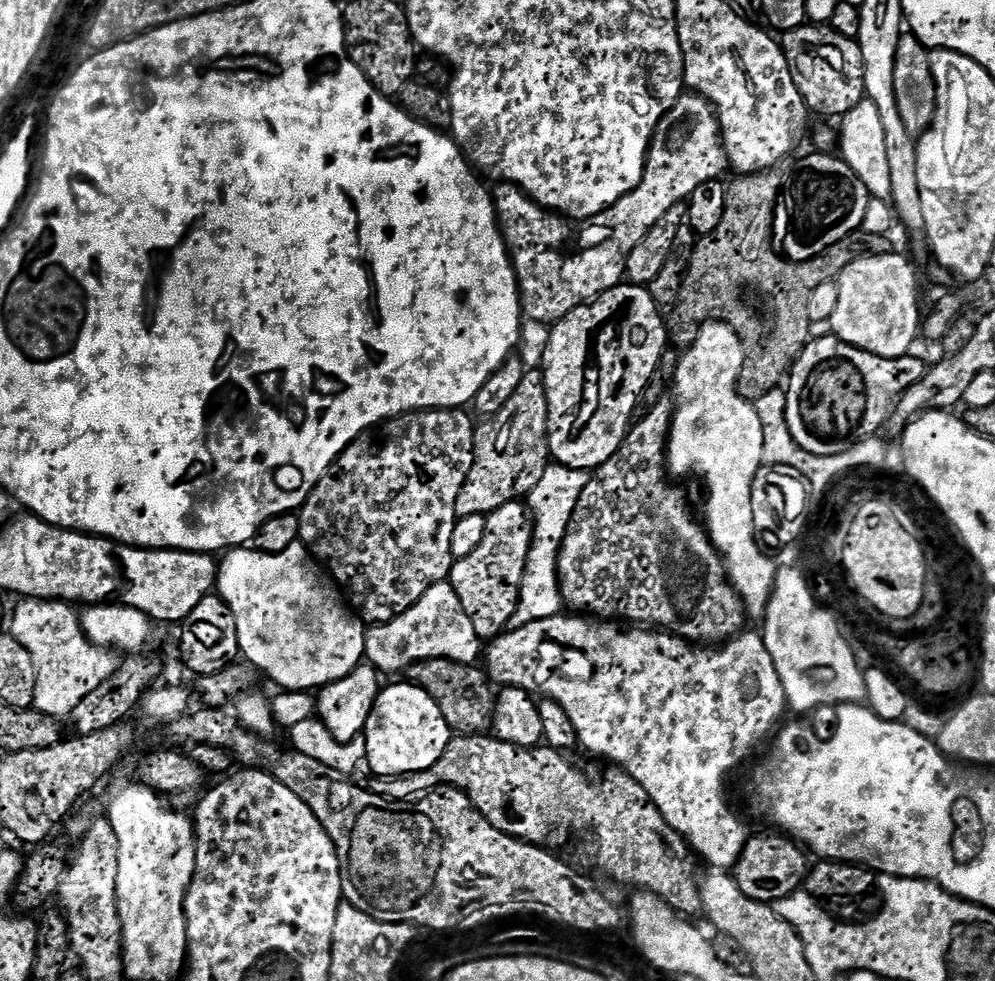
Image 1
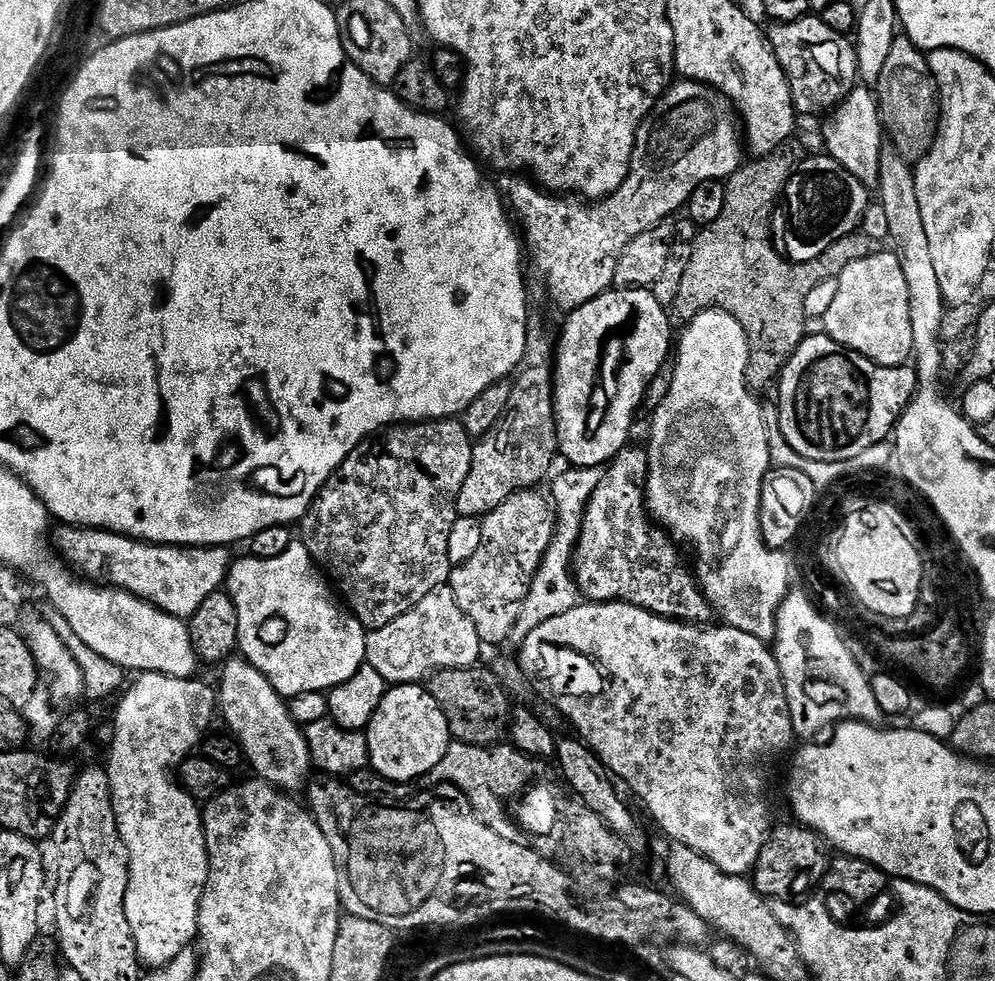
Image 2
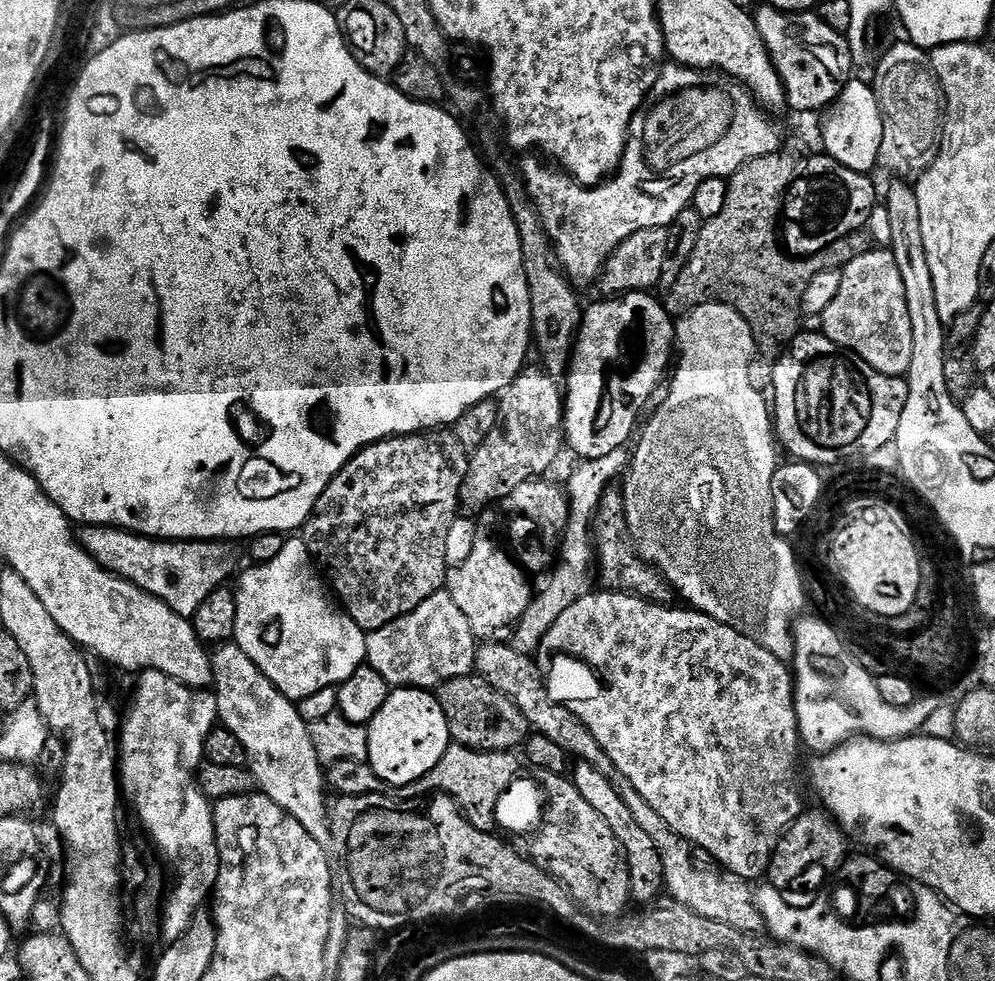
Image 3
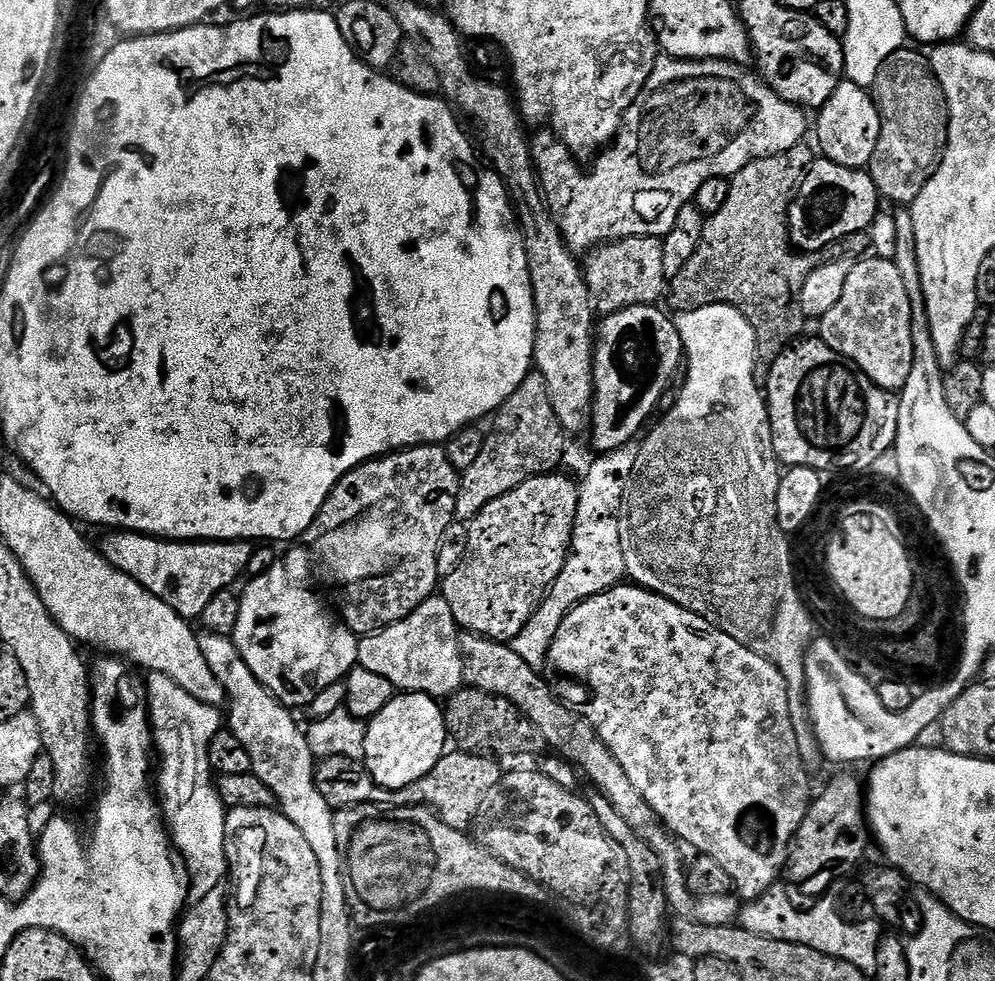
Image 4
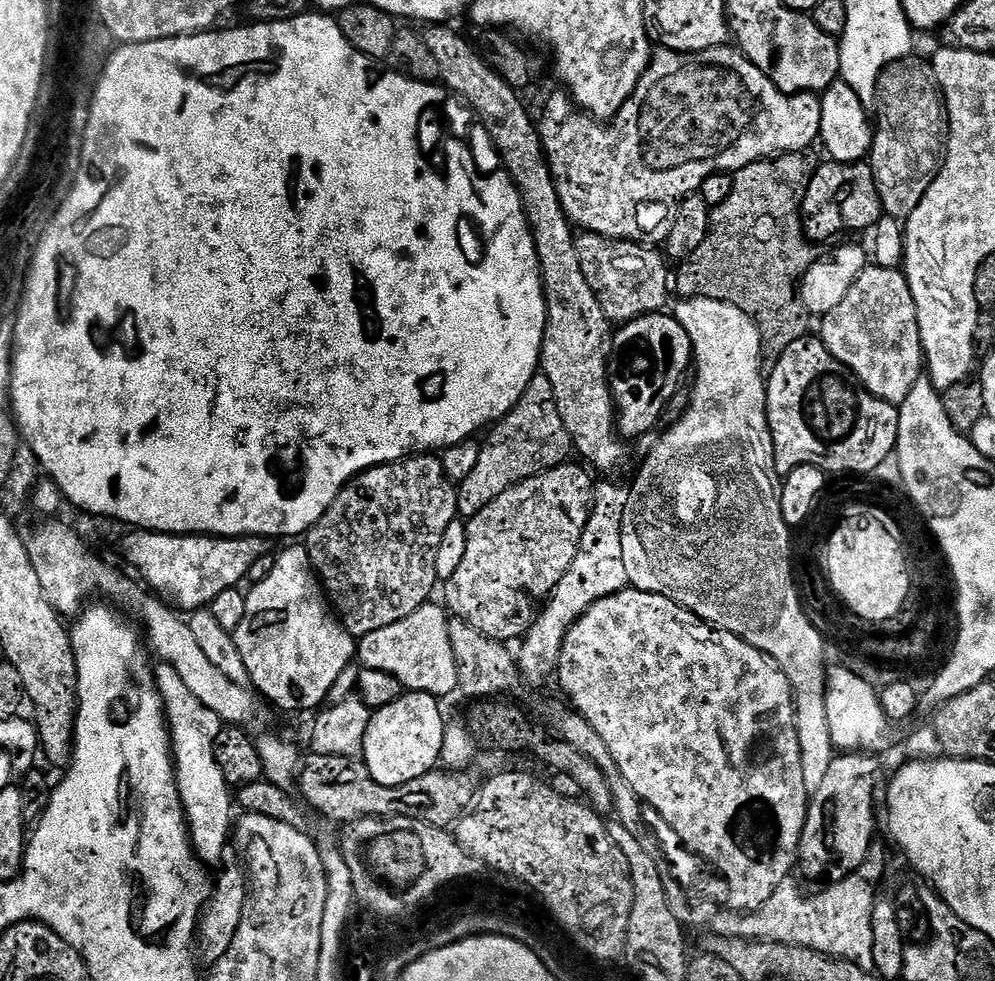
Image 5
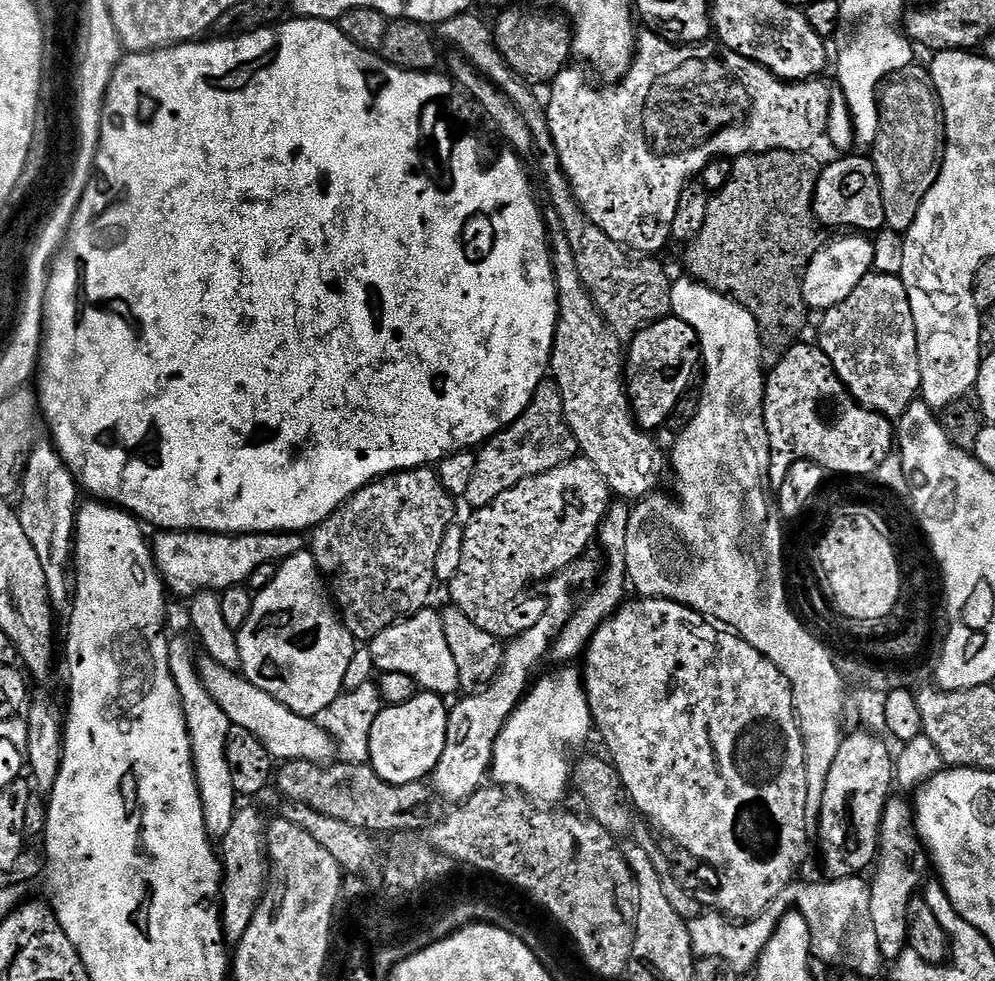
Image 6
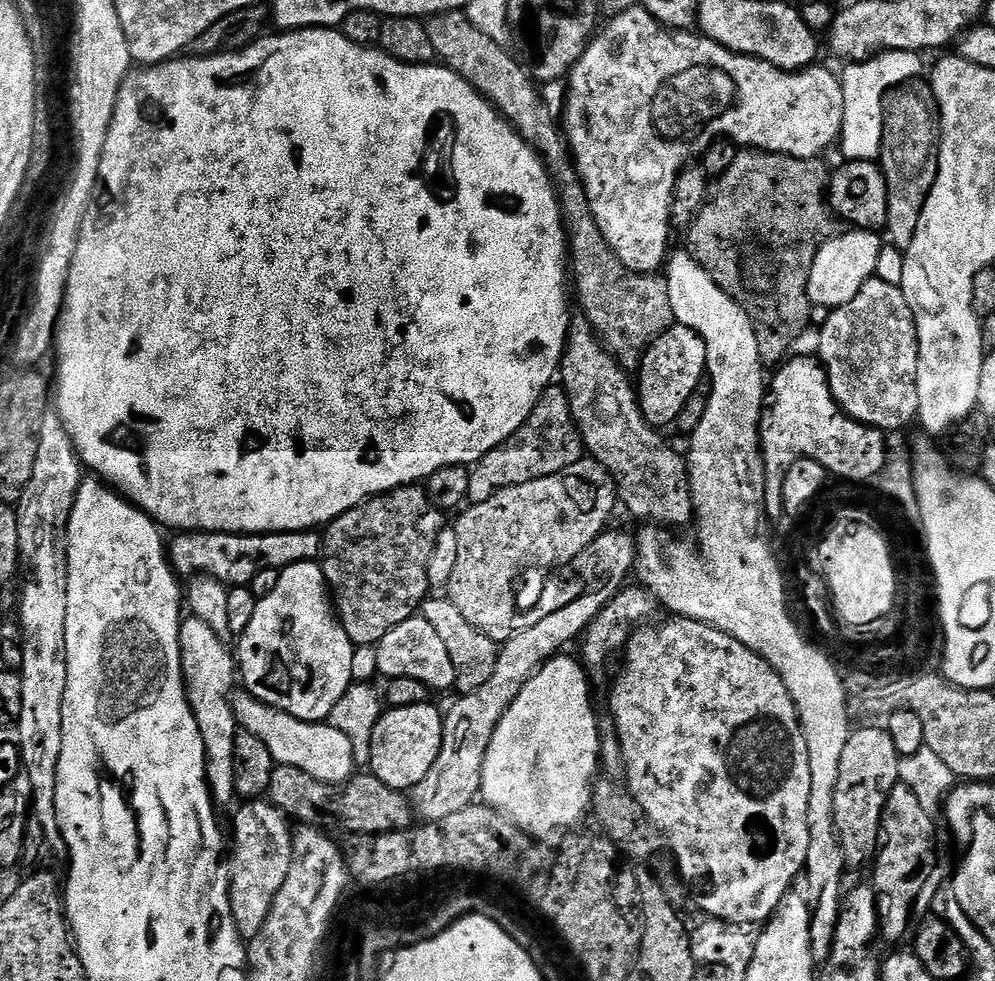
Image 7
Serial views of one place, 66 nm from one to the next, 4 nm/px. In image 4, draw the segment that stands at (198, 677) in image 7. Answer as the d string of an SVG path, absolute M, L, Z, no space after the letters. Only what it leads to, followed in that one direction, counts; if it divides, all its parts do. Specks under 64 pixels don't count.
M149 672L148 715L154 733L154 752L158 757L158 800L170 839L190 881L193 901L206 898L210 890L221 887L229 875L226 858L226 818L228 808L219 796L210 766L210 742L222 731L222 712L217 705L198 702L194 694L182 690L174 678Z

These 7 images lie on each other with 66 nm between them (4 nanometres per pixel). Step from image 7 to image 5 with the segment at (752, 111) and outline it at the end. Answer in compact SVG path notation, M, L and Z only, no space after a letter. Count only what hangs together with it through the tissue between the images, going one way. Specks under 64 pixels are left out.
M732 46L711 48L701 52L675 52L669 48L653 51L652 63L649 64L646 74L642 74L634 94L630 94L630 98L618 110L616 116L607 122L601 122L596 117L589 116L587 112L577 107L567 91L559 91L549 98L544 113L538 116L538 127L540 141L558 190L558 198L562 202L562 210L577 229L593 232L599 236L609 236L611 240L635 240L649 246L663 245L670 234L670 226L674 226L678 206L688 196L699 193L702 182L706 182L706 178L710 178L710 174L715 172L735 174L747 164L753 164L759 160L766 160L785 152L804 152L812 143L816 144L820 139L821 97L811 92L791 94L780 92L778 86L774 86L774 82L770 82L770 78L766 78L766 74L762 74L762 70L758 70L758 66L754 66L754 62L750 62L743 52Z

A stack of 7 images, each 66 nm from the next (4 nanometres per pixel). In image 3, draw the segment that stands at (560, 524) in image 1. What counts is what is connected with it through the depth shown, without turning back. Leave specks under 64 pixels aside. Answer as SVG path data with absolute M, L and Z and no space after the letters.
M627 447L614 450L614 454L606 454L602 458L594 458L593 460L584 460L572 472L572 477L566 483L566 495L568 497L568 524L564 528L564 535L559 541L560 556L555 561L554 567L551 569L552 577L548 580L548 585L544 589L537 591L532 598L532 604L524 611L522 618L516 623L516 631L512 633L511 645L514 650L518 650L518 654L526 654L532 656L538 649L542 638L546 634L546 630L550 630L550 626L554 626L554 622L558 622L558 618L569 606L574 606L574 602L578 602L584 596L589 595L593 591L594 585L594 565L598 560L598 553L594 543L594 521L597 519L601 504L604 503L604 497L609 491L611 480L619 481L621 477L629 471L630 468L630 452Z

